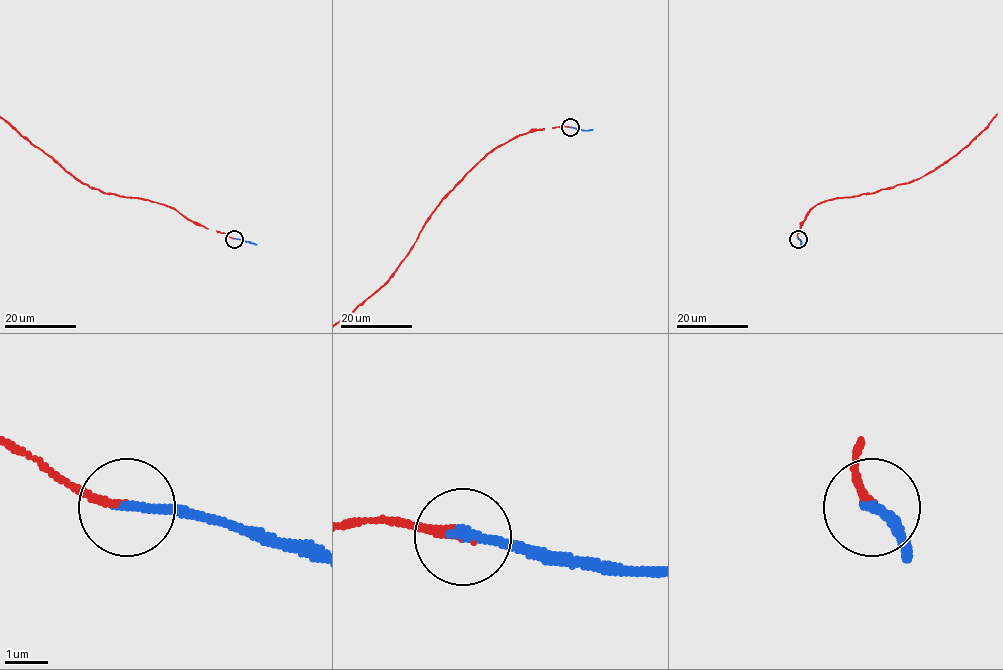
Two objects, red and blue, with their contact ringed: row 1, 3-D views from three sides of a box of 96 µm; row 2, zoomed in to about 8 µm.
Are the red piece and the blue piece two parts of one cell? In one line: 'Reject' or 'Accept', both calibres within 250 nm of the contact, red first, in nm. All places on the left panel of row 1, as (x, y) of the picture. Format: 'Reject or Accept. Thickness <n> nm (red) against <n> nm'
Accept. Thickness 160 nm (red) against 240 nm

